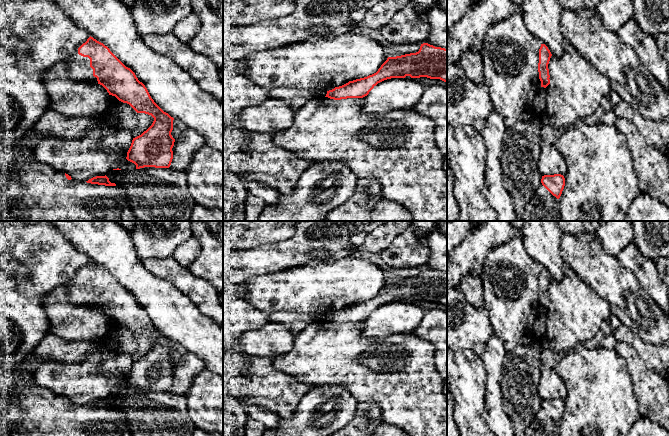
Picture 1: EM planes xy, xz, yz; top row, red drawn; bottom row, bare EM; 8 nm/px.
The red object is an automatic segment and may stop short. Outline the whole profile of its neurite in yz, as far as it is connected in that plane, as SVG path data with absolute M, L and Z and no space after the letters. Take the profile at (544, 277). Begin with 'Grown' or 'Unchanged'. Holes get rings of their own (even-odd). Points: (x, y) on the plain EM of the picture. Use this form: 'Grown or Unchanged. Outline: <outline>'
Unchanged. Outline: M541 268L539 273L539 287L538 287L538 296L539 303L541 305L541 311L546 312L550 308L550 299L548 288L552 278L548 271L545 268Z

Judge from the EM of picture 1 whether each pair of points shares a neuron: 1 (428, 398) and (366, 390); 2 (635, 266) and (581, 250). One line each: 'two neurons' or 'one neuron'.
1: one neuron
2: two neurons

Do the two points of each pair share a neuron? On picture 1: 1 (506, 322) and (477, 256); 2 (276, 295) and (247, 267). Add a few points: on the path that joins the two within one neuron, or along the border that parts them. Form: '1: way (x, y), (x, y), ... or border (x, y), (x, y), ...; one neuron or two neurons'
1: border (495, 247), (488, 252), (482, 270), (478, 275); two neurons
2: border (279, 270), (273, 273), (250, 276), (242, 282); two neurons

